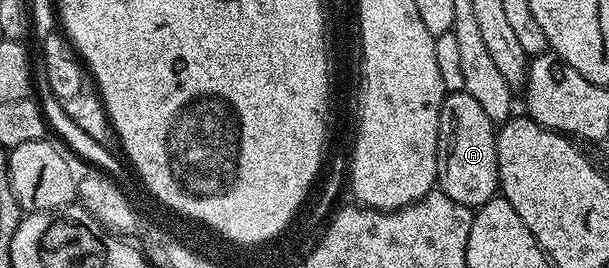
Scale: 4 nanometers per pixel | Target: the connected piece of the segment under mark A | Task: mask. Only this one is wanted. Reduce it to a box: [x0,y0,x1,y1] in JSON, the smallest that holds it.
[437,91,499,209]

